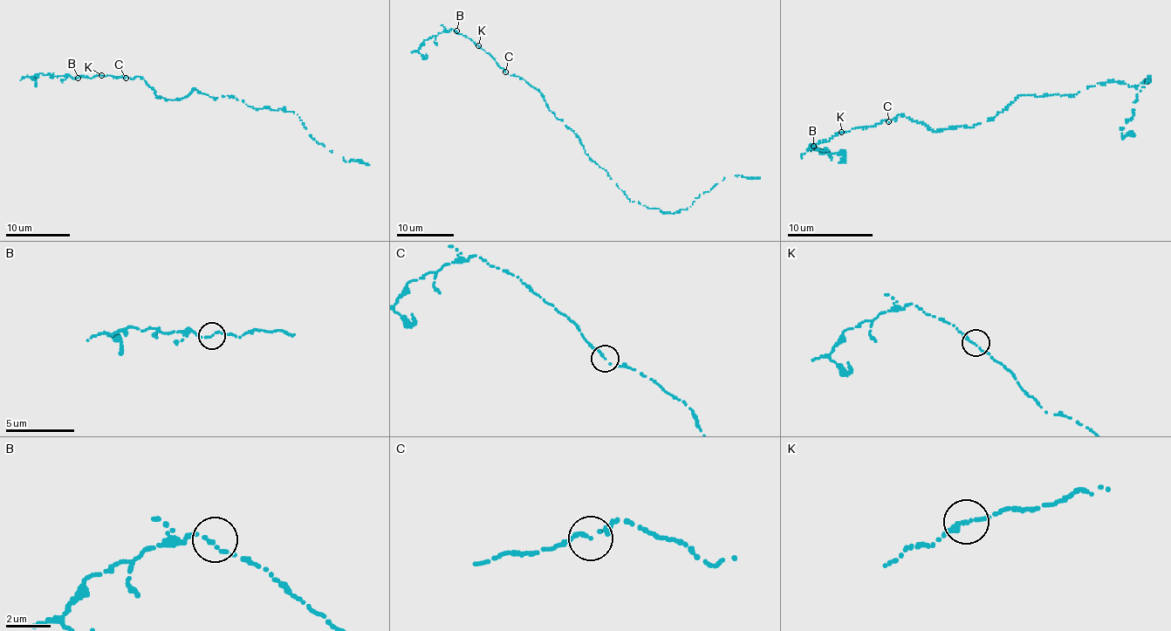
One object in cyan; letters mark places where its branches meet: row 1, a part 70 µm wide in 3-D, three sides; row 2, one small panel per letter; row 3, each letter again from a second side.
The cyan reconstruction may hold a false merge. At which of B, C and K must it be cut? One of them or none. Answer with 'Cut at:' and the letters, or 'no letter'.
Cut at: no letter

